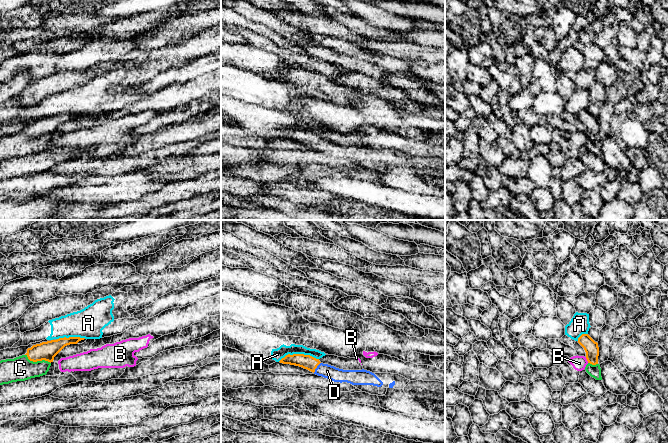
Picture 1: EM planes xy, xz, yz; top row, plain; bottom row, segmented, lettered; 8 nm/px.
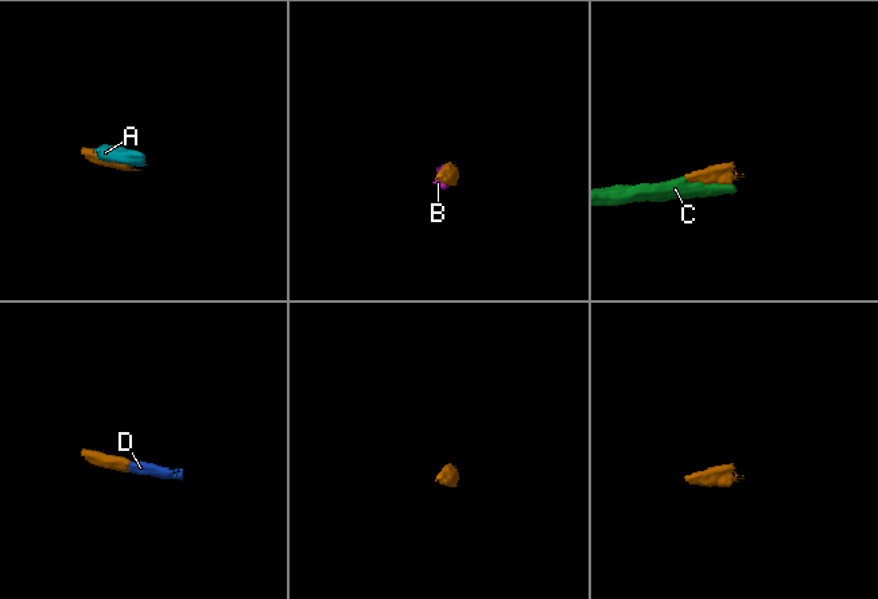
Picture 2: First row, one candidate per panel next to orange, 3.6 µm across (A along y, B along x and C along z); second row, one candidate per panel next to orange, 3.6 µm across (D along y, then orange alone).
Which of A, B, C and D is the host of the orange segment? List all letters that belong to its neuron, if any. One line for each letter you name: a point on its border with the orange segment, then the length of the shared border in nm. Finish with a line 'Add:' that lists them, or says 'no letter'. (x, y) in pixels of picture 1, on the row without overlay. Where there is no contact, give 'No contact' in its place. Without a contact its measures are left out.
C: Touches orange at xy (37, 136). Shared border 220 nm
D: Touches orange at xz (316, 143). Shared border 110 nm
Add: C, D

